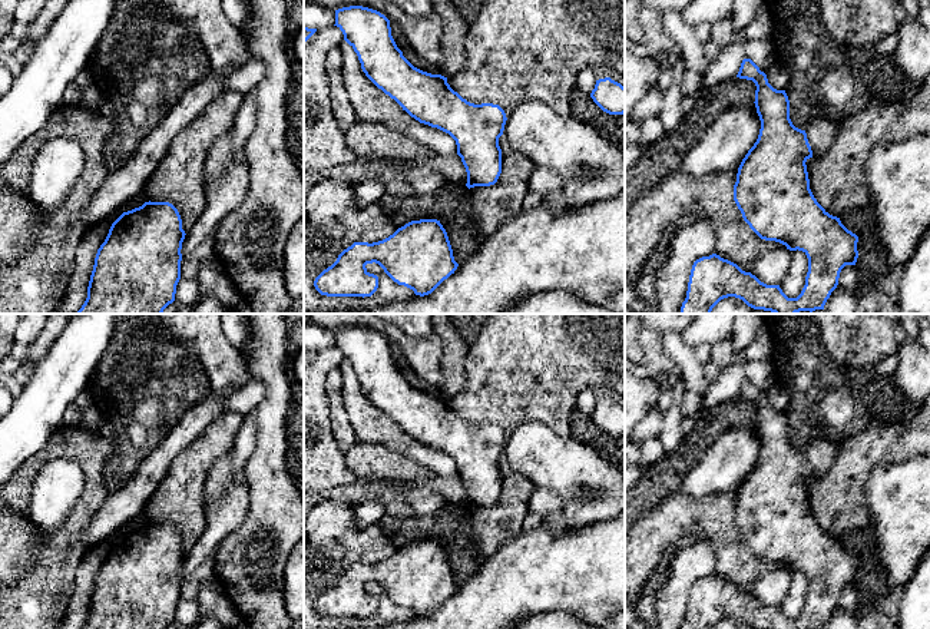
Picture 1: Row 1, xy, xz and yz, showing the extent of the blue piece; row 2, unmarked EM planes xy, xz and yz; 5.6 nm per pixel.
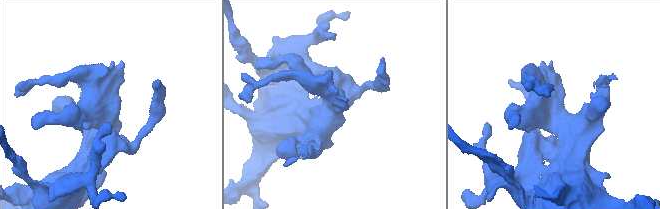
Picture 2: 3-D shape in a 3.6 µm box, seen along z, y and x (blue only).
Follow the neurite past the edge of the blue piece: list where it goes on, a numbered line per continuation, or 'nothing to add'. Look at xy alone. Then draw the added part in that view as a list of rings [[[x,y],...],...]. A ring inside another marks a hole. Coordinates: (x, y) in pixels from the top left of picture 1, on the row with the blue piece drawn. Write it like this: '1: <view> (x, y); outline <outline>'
nothing to add

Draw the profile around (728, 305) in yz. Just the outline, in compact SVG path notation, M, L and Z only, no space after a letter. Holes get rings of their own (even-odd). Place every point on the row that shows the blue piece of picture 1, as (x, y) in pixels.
M728 297L721 299L711 311L711 314L775 314L764 309L754 309L748 307L742 299Z

